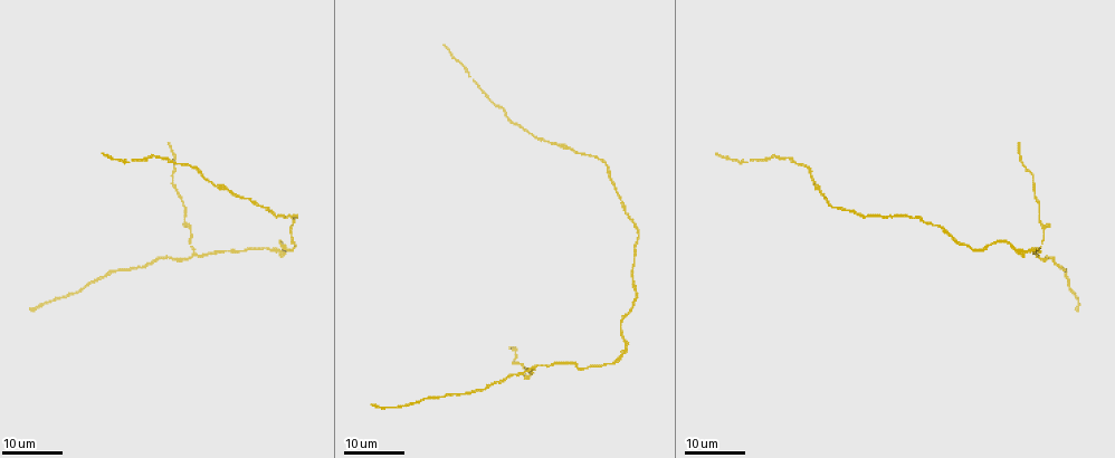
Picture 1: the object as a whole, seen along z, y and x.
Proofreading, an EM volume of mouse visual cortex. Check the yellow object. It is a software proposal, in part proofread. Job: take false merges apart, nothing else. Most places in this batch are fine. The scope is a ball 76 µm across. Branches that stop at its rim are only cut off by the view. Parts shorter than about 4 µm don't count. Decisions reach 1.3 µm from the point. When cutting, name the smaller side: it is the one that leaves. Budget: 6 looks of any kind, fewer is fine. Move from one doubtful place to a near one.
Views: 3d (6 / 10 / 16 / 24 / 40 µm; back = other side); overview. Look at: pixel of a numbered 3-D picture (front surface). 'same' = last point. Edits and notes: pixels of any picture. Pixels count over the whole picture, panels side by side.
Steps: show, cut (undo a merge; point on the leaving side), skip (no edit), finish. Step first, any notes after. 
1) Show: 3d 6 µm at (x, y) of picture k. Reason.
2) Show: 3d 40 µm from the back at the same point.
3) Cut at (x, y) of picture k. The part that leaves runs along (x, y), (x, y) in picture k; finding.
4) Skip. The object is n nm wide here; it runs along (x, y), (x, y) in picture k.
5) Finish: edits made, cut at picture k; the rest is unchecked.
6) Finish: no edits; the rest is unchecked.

Show: 3d 16 µm at (215, 186) of picture 1. Calibre changes.

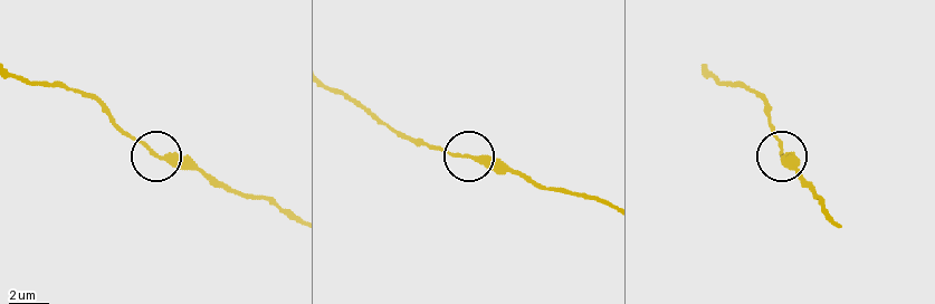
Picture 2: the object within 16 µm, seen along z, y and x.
Show: 3d 10 µm at (165, 155) of picture 2. Zoom in.

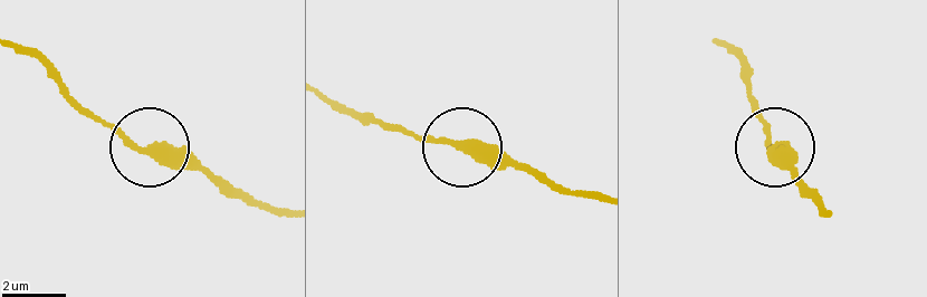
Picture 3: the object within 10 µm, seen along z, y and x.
Show: 3d 6 µm at (145, 152) of picture 3.

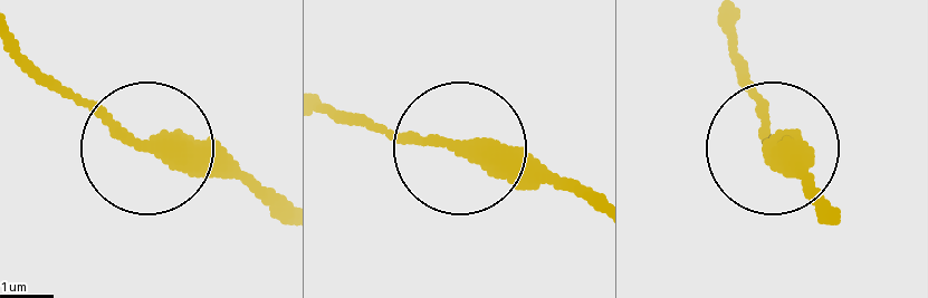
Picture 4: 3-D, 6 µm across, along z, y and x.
Skip. The object is 310 nm wide here; it runs along (274, 212), (235, 176), (141, 150), (38, 70) in picture 4; all the same neuron.

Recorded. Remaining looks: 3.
Show: 3d 16 µm at (535, 366) of picture 1. Thin arm on a thick one.

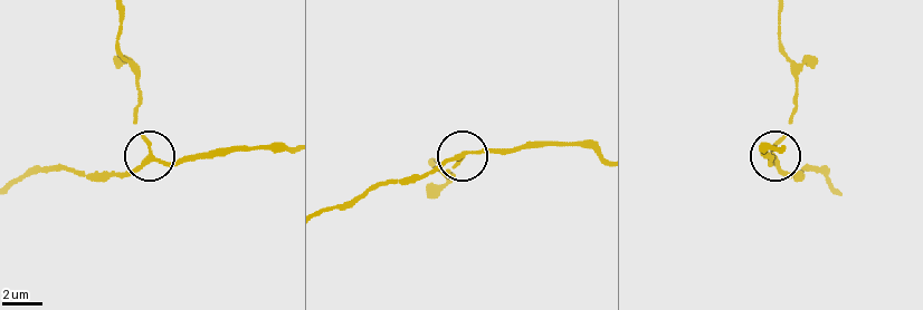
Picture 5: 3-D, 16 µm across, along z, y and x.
Show: 3d 6 µm at (150, 153) of picture 5.

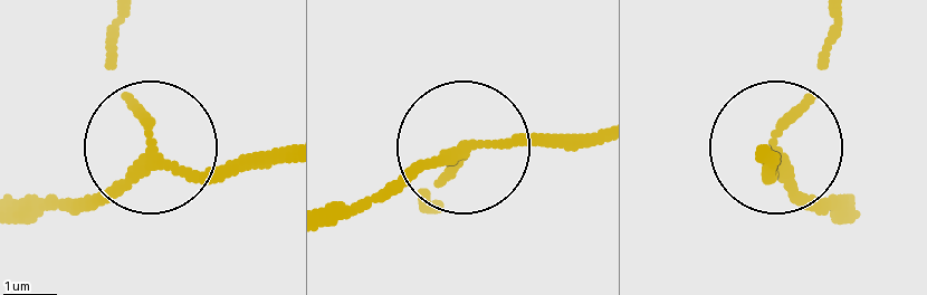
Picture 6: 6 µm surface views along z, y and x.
Show: 3d 6 µm from the back at (461, 149) of picture 6.

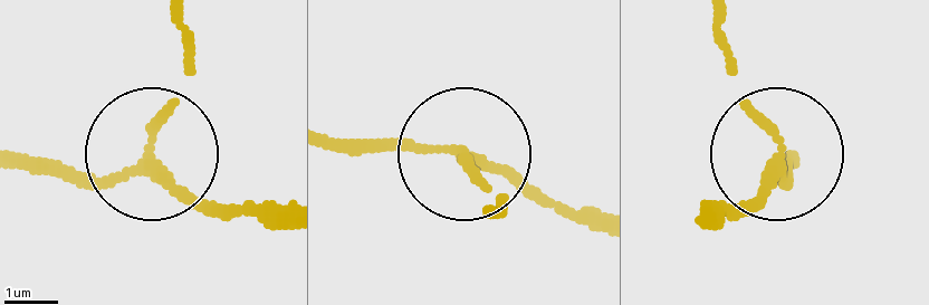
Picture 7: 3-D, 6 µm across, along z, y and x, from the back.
Skip. The object is 170 nm wide here; it runs along (794, 155), (785, 177), (722, 48) in picture 7; continuous, no second neuron.

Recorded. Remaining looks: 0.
Finish: no edits; the rest is unchecked.

